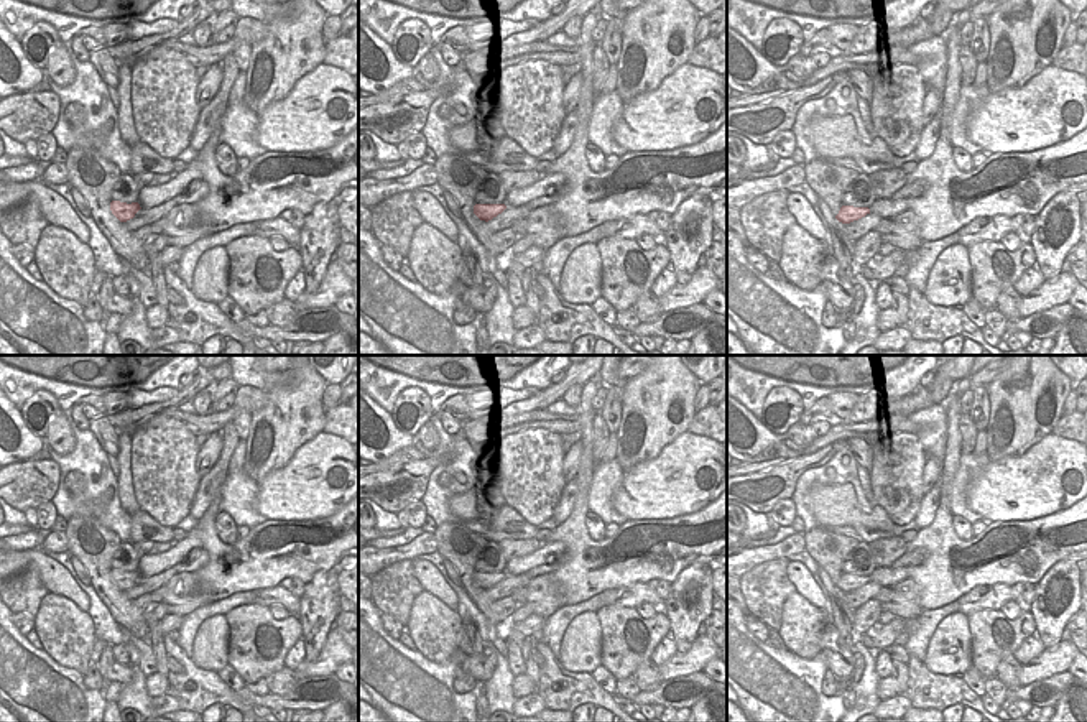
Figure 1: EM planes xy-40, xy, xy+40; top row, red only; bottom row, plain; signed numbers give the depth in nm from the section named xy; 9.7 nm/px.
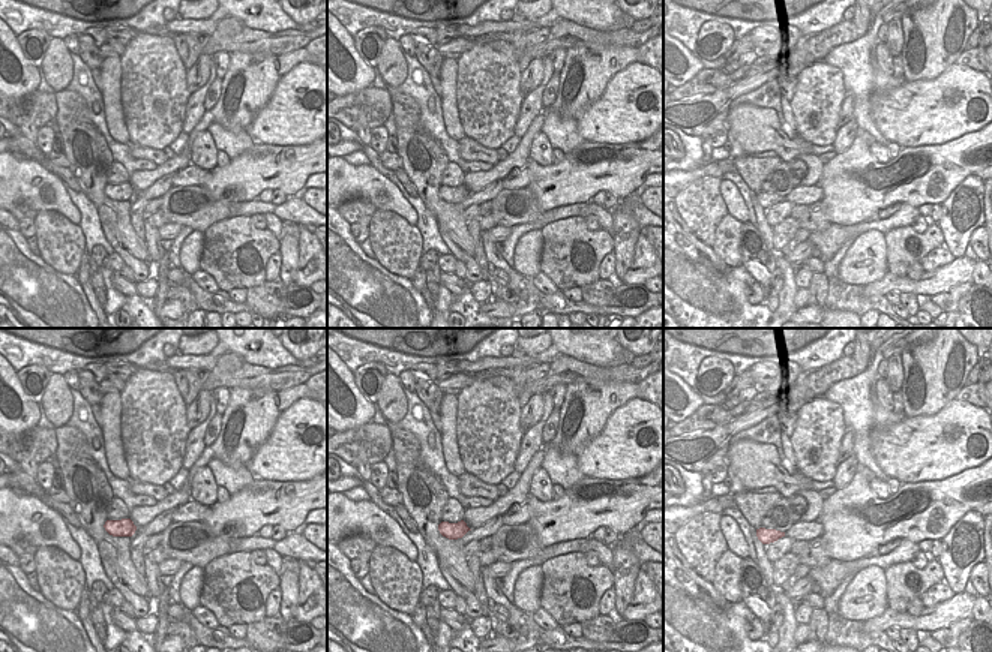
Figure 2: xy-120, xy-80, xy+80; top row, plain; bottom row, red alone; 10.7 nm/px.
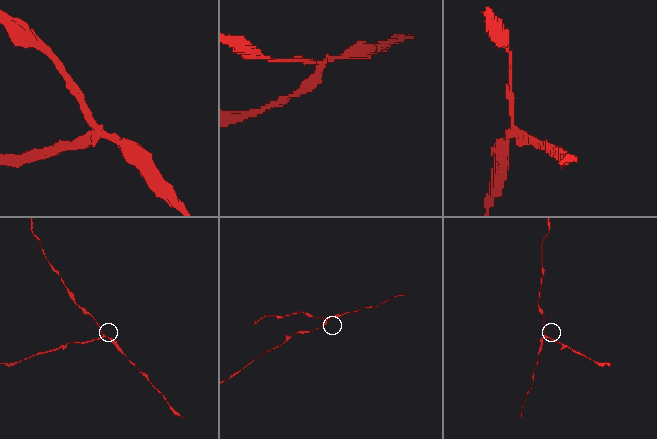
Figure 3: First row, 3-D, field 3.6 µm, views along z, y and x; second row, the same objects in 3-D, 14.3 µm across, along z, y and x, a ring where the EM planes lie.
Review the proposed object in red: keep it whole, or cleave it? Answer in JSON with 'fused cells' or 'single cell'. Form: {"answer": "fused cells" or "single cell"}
{"answer": "fused cells"}

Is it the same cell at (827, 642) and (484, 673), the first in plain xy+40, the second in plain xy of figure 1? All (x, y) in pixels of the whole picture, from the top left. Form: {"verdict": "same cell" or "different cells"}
{"verdict": "same cell"}

